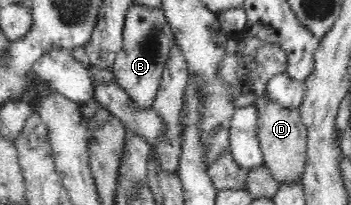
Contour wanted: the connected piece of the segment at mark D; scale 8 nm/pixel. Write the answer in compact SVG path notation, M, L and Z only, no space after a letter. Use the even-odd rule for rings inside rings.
M266 94L253 103L257 111L257 138L264 156L264 165L278 183L302 180L306 165L307 131L298 109L286 109L270 100Z

